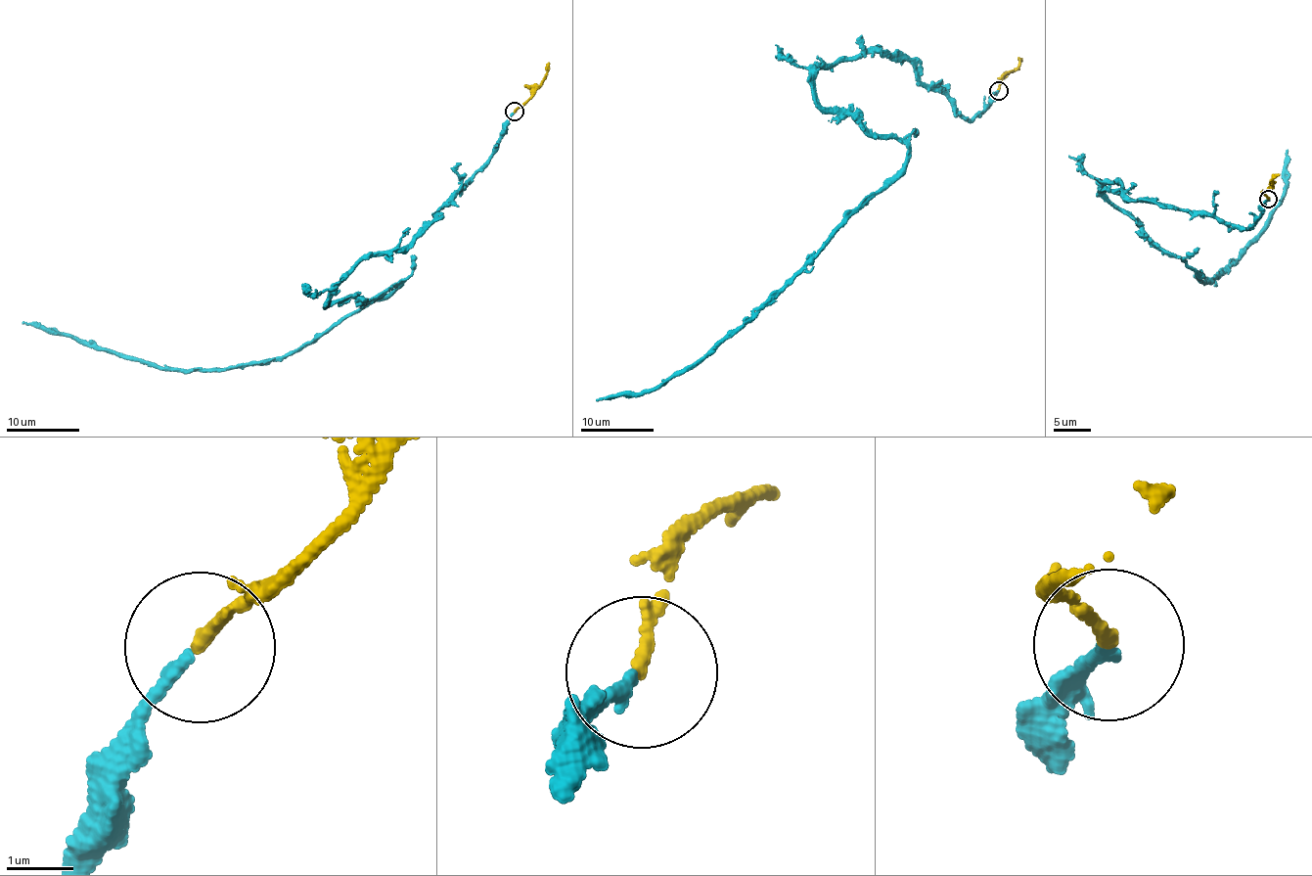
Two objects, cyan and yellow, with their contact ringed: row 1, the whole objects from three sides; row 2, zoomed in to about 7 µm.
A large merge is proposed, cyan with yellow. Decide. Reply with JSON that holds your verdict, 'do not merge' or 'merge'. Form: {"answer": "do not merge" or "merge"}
{"answer": "merge"}

